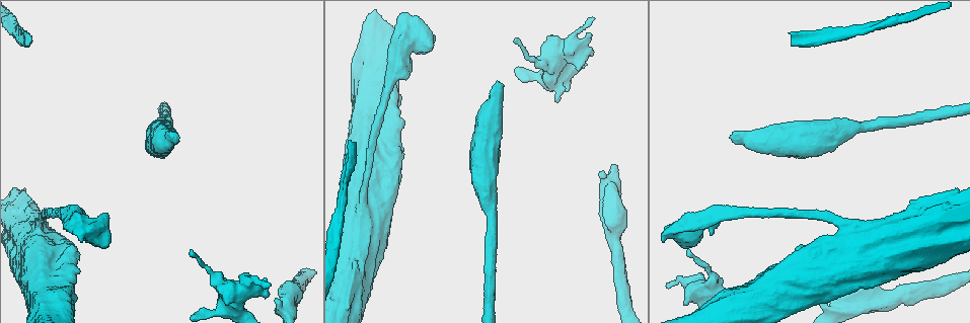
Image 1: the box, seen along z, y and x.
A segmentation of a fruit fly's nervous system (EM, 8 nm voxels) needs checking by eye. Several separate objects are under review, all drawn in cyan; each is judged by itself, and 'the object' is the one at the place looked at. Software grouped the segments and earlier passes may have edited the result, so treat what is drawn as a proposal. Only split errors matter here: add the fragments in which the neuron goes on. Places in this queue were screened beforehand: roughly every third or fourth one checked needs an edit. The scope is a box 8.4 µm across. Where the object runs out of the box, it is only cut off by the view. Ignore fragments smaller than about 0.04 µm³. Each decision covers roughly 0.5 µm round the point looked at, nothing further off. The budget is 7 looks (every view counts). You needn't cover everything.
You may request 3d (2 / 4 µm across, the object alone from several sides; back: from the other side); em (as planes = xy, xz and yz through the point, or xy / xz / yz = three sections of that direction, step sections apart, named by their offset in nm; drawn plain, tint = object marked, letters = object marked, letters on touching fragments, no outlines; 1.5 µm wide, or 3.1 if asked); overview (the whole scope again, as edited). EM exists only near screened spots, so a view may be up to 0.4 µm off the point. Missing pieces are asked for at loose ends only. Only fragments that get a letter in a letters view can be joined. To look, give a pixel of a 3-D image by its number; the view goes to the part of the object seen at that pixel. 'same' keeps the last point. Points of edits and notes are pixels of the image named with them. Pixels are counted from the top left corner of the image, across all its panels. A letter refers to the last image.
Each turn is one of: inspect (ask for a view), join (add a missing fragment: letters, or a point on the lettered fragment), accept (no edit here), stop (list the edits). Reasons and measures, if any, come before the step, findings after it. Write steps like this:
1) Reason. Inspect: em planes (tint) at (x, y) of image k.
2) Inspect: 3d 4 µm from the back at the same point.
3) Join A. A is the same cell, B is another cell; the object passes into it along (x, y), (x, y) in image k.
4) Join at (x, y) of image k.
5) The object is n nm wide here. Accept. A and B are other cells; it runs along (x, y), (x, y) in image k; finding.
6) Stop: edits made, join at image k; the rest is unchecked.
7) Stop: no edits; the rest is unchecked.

Inspect: 3d 4 µm from the back at (588, 38) of image 1.

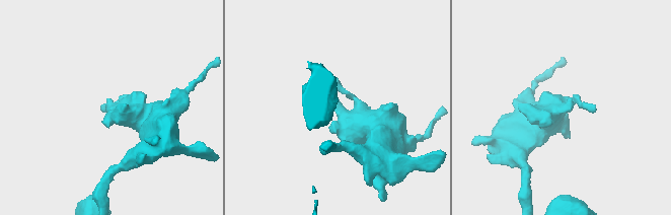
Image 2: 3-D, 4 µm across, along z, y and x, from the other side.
Inspect: em planes (plain) at (565, 108) of image 2.

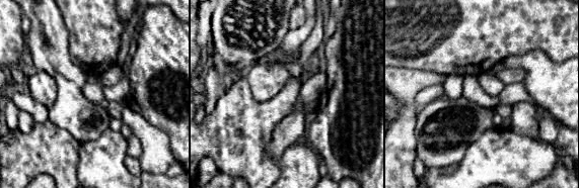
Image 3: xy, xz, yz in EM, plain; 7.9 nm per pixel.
Inspect: em planes (letters) at the same point.

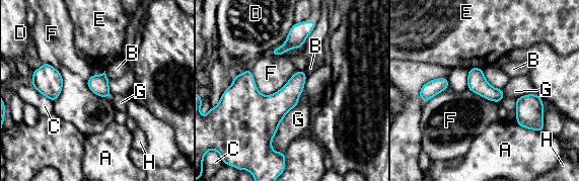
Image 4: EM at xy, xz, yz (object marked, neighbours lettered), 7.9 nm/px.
Accept. A, B, C, D, E, F, G and H are other cells; a border runs along (248, 70), (263, 94), (300, 70) in image 4; none of them fits.

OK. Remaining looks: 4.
Inspect: em xz step 8 (letters) at (349, 140) of image 1.

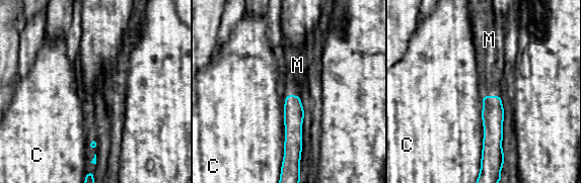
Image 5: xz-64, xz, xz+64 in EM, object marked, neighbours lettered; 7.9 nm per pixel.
The longest contact is with C, 200 nm. Join M. M is the same cell, C is another cell; the neuron continues.

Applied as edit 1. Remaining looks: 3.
Stop: edits made, join at image 5; the rest is unchecked.

